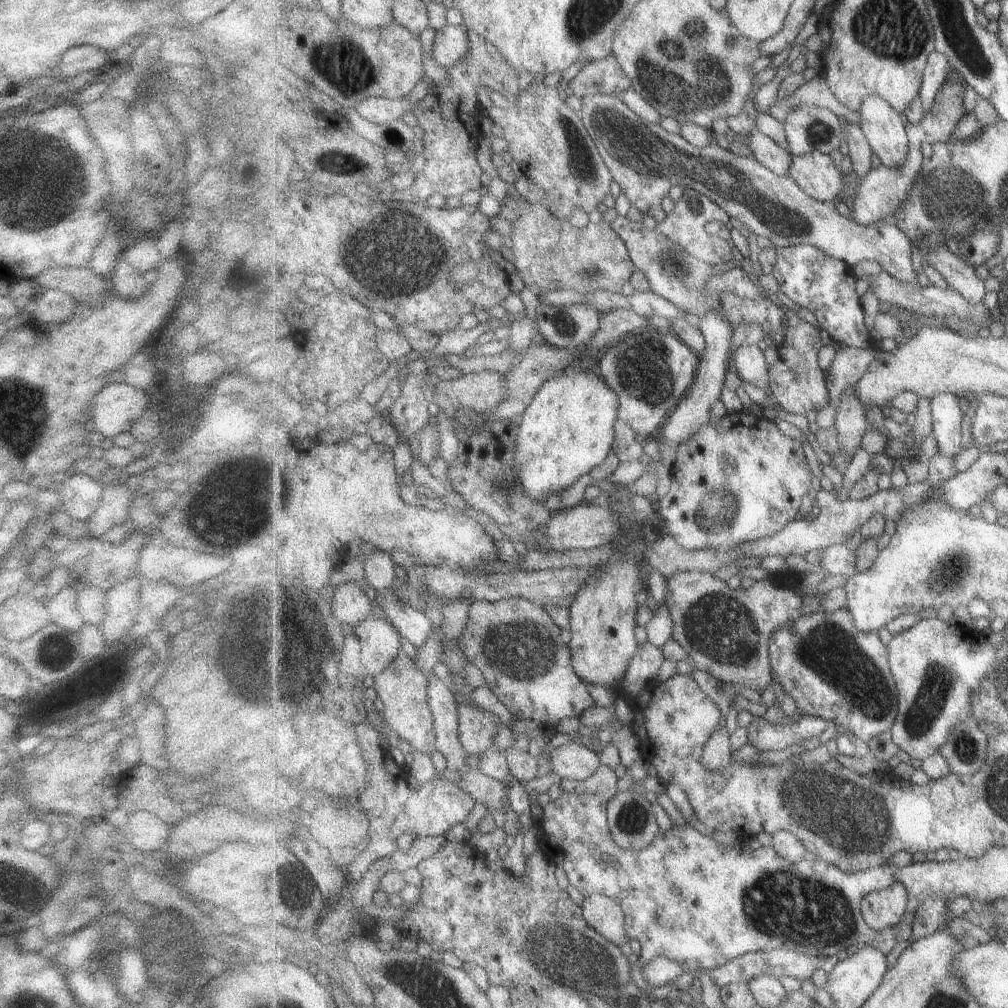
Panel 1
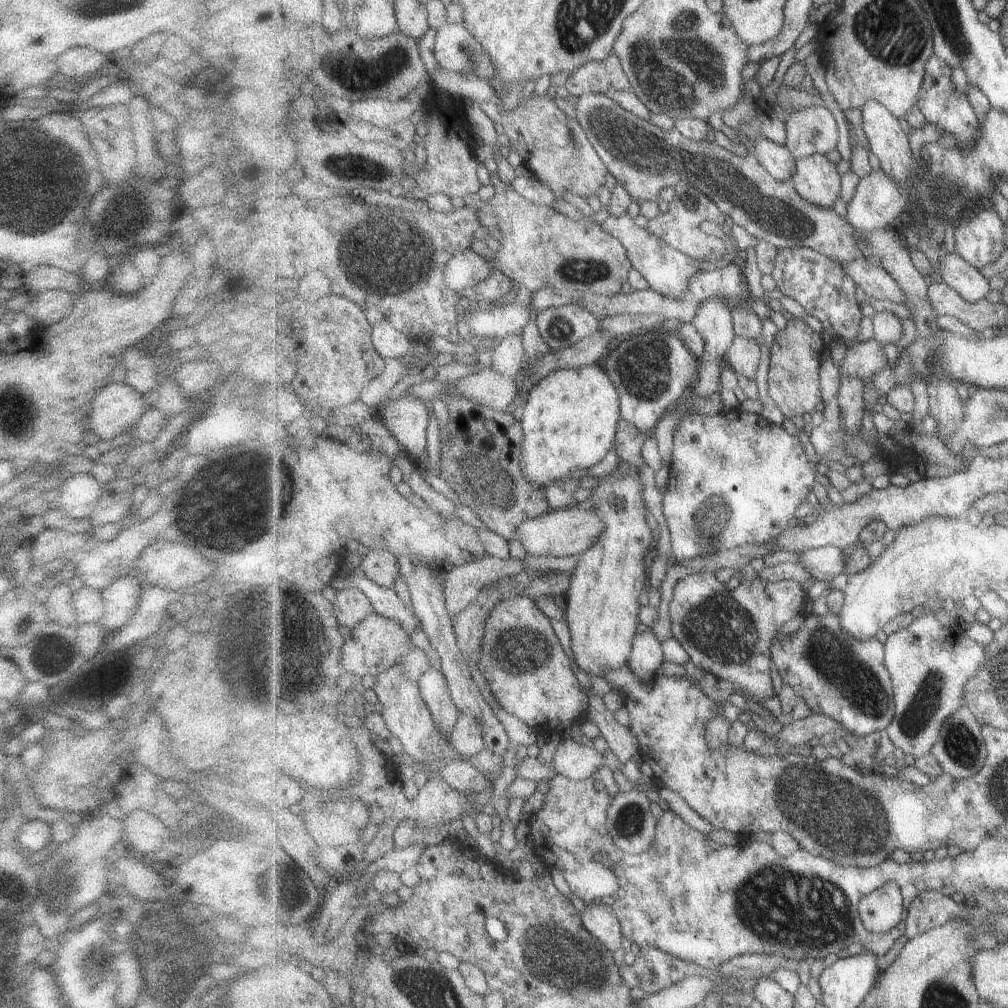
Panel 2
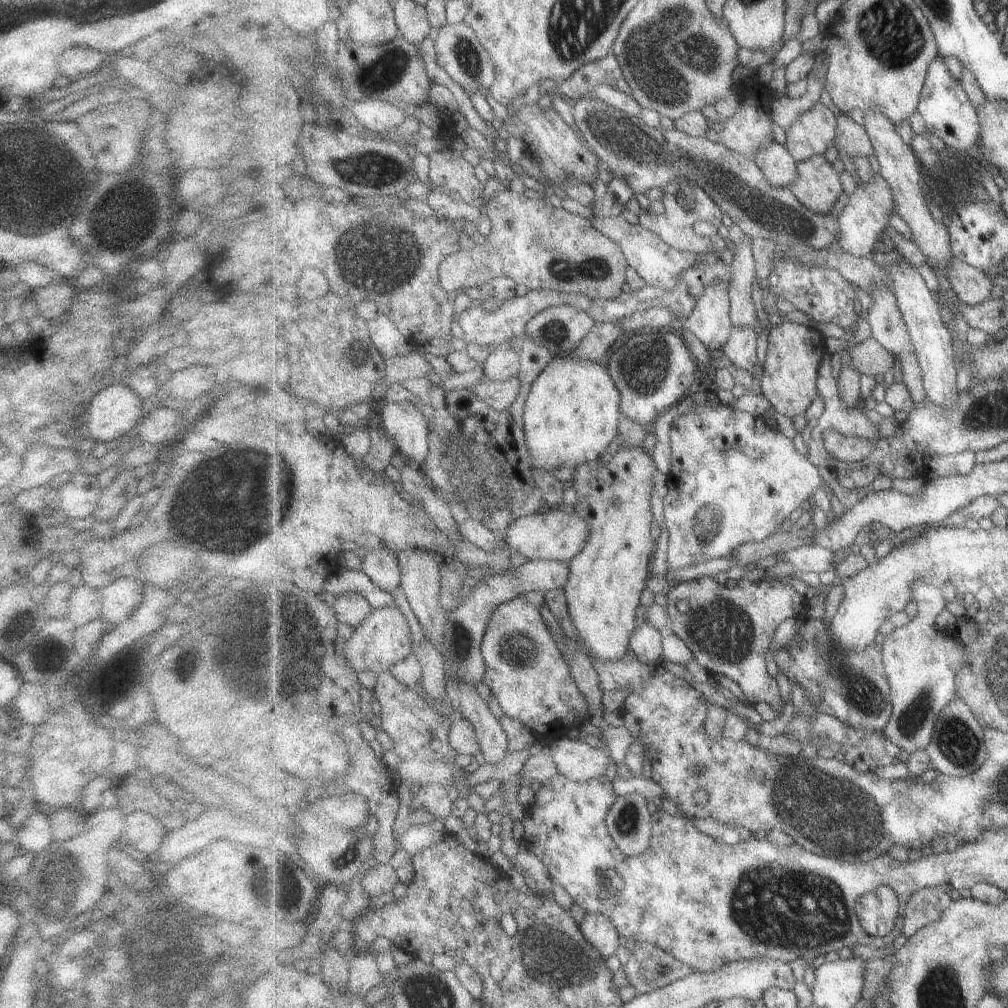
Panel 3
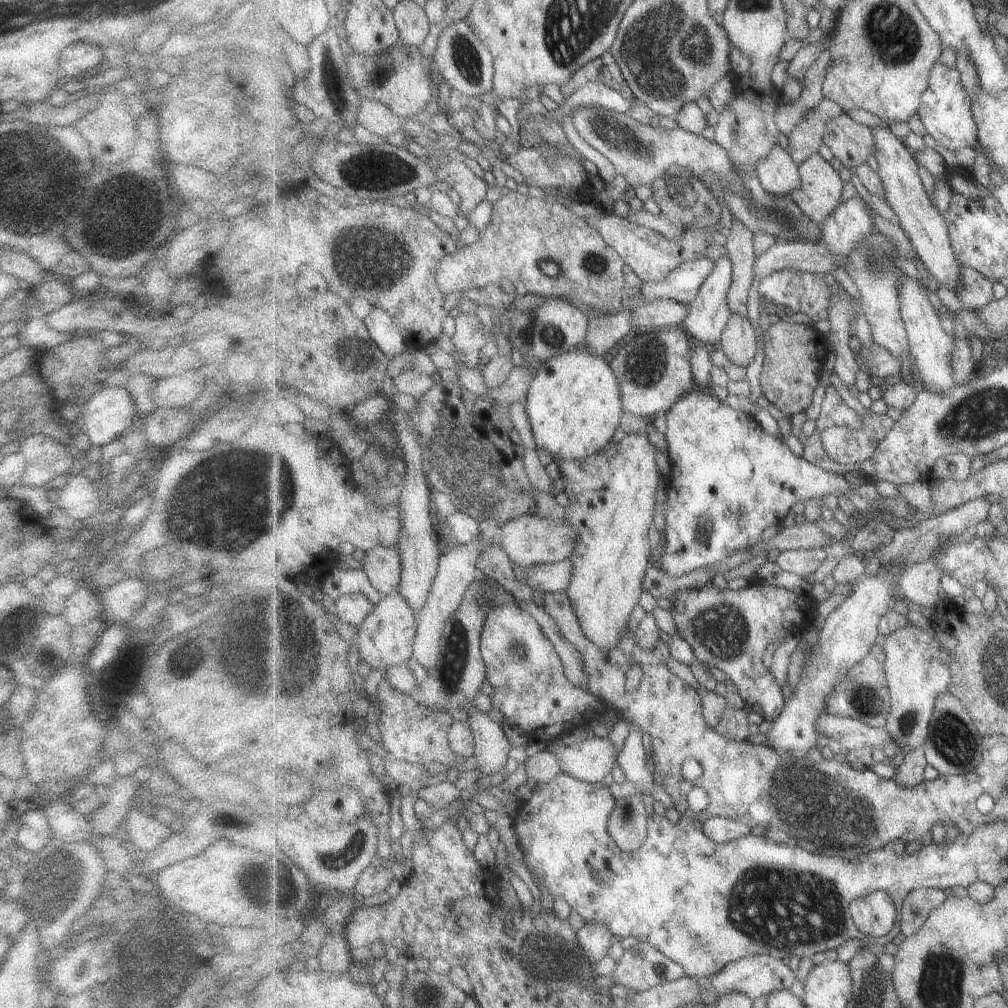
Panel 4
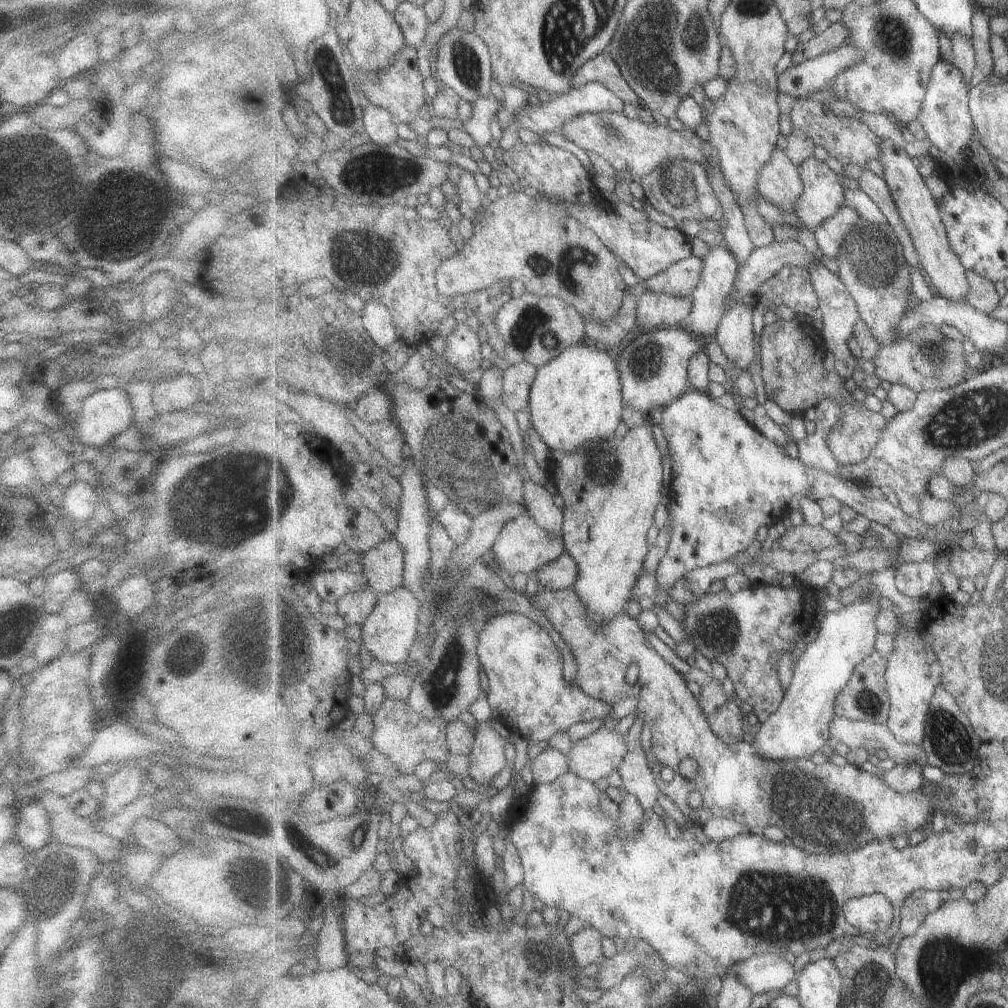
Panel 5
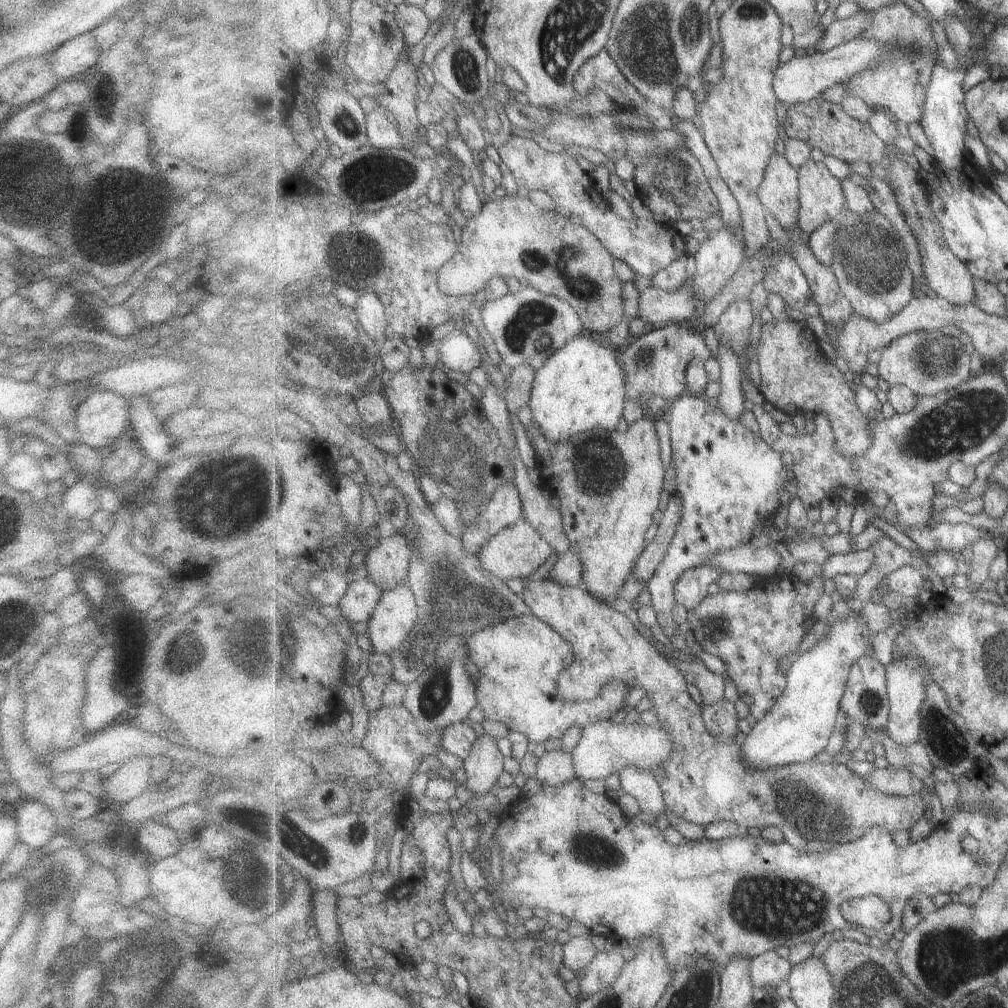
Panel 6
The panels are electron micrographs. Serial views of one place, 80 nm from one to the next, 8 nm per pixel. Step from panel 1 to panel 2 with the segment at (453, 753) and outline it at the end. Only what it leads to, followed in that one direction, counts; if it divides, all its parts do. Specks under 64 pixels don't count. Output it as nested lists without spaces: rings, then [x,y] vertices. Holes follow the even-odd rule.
[[[429,666],[419,678],[418,684],[422,690],[423,699],[435,718],[439,732],[443,734],[445,740],[449,741],[451,730],[455,728],[461,714],[451,698],[446,677],[442,670]]]

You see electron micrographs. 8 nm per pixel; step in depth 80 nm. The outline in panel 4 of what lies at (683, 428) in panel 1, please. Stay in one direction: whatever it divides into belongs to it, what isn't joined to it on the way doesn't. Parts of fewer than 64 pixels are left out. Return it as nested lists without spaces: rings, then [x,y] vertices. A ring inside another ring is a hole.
[[[727,255],[715,260],[713,272],[707,276],[703,286],[699,288],[697,298],[689,306],[689,314],[682,321],[681,327],[696,342],[713,345],[719,343],[723,337],[723,332],[727,328],[727,322],[731,318],[728,294],[733,284],[734,267]]]

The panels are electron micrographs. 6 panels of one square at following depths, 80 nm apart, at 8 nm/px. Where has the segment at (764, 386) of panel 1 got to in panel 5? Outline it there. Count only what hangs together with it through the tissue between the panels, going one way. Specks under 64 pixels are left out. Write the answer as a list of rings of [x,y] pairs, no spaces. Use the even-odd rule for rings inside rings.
[[[737,302],[729,307],[714,336],[722,353],[731,364],[745,370],[755,360],[755,334],[753,334],[753,309]]]

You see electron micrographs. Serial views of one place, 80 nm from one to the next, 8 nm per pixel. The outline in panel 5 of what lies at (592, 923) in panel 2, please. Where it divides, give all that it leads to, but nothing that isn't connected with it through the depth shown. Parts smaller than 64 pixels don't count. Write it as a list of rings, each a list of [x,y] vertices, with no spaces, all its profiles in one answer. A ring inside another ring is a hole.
[[[588,926],[570,938],[571,954],[575,966],[584,969],[590,964],[598,963],[603,958],[603,934]]]

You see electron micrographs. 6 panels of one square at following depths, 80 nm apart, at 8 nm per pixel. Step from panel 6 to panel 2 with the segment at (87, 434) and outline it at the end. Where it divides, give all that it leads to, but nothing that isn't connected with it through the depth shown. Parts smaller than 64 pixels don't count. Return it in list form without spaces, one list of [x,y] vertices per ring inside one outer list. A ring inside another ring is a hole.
[[[111,382],[95,394],[91,402],[91,410],[87,419],[87,427],[95,433],[100,440],[111,441],[116,436],[130,433],[139,418],[148,410],[143,396],[125,382]]]

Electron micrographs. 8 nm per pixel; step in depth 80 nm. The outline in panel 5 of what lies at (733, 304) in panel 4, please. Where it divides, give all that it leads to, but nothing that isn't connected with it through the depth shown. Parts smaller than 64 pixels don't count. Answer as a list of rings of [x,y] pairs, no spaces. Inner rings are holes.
[[[711,162],[711,166],[707,166],[706,169],[708,172],[709,184],[713,186],[717,199],[721,202],[724,209],[724,219],[722,221],[724,223],[722,231],[724,234],[724,241],[727,242],[727,246],[731,246],[731,250],[735,252],[735,258],[737,258],[739,260],[739,264],[743,266],[743,264],[745,264],[745,260],[747,260],[747,258],[749,258],[749,256],[751,256],[751,254],[756,250],[756,246],[753,244],[753,240],[749,238],[749,232],[747,232],[747,228],[745,226],[745,218],[741,206],[739,205],[736,195],[727,183],[727,180],[720,168],[713,166],[713,162]]]

